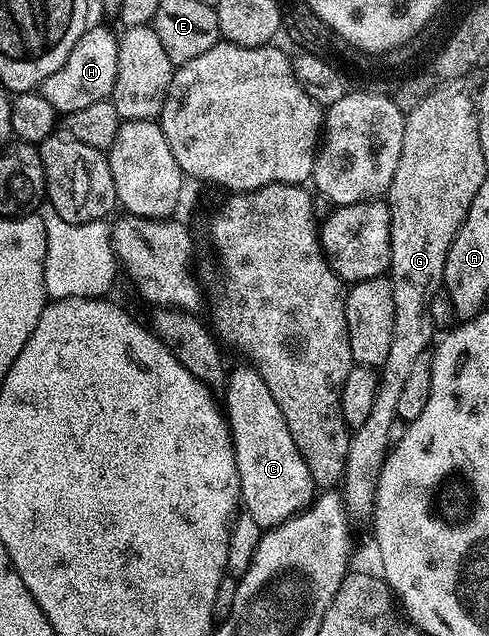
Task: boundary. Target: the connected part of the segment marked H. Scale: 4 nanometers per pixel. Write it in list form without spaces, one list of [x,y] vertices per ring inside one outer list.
[[[90,24],[83,35],[71,47],[67,55],[67,63],[59,67],[59,71],[47,75],[39,87],[39,92],[59,115],[68,115],[90,107],[93,103],[112,98],[115,87],[115,75],[119,65],[118,34],[112,33],[105,25]]]

